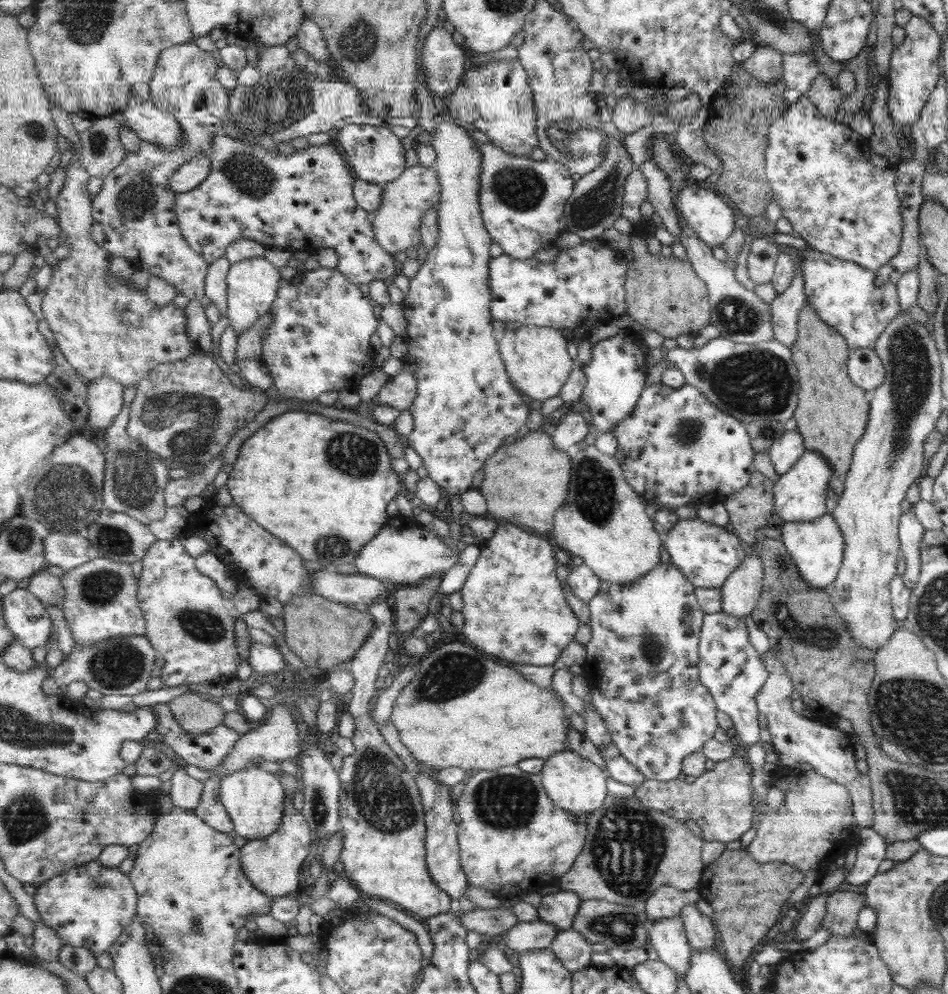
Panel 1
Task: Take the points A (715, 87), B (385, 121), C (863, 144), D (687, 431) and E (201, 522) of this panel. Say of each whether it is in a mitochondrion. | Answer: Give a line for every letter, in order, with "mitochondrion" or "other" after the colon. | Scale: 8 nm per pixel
A: other
B: other
C: other
D: mitochondrion
E: other

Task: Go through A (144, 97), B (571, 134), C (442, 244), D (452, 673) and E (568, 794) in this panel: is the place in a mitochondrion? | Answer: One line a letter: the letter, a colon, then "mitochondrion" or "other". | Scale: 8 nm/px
A: other
B: mitochondrion
C: other
D: mitochondrion
E: other

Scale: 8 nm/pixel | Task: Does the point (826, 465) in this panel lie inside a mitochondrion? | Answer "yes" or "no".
no

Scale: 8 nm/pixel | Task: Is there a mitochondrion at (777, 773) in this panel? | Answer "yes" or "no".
no

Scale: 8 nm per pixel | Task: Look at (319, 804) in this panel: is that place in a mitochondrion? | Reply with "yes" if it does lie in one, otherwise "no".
yes

